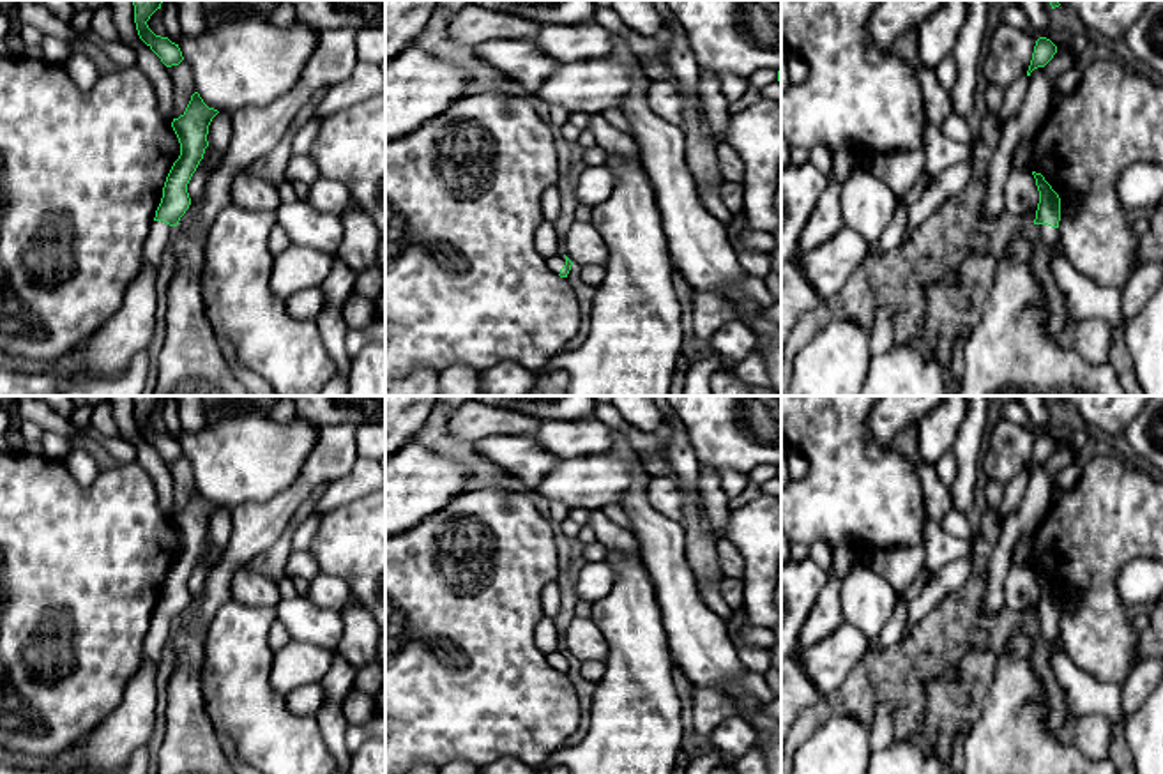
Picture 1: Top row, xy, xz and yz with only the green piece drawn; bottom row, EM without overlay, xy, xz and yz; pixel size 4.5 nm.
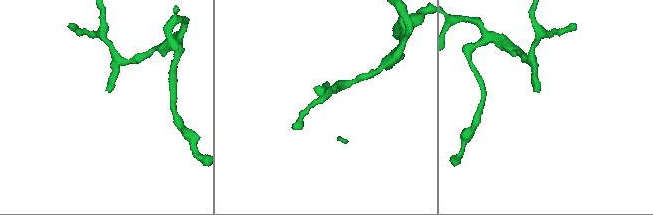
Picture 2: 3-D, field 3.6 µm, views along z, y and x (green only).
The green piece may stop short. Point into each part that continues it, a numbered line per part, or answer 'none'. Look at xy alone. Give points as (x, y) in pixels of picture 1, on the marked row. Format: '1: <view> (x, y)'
1: xy (161, 234)

